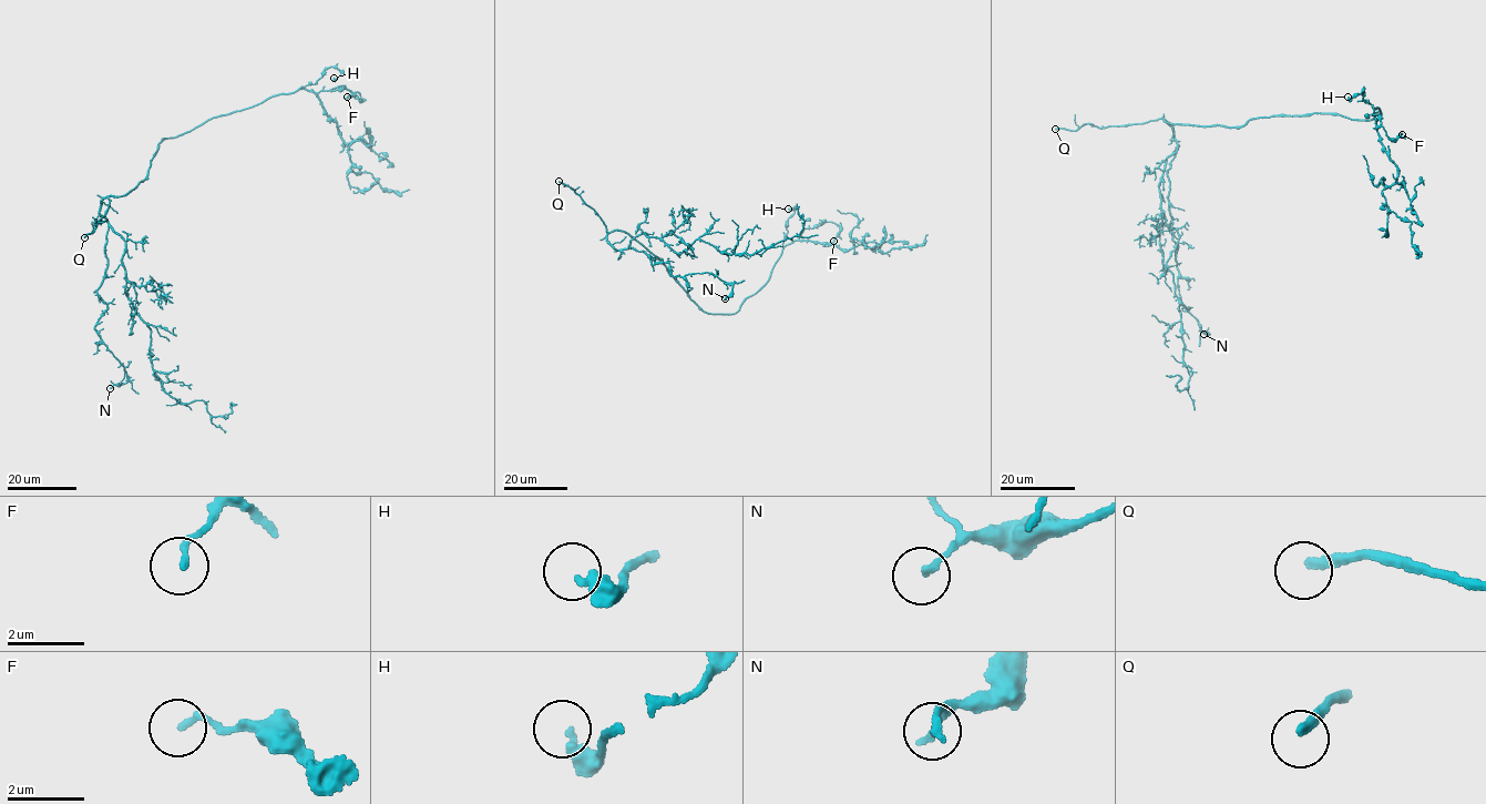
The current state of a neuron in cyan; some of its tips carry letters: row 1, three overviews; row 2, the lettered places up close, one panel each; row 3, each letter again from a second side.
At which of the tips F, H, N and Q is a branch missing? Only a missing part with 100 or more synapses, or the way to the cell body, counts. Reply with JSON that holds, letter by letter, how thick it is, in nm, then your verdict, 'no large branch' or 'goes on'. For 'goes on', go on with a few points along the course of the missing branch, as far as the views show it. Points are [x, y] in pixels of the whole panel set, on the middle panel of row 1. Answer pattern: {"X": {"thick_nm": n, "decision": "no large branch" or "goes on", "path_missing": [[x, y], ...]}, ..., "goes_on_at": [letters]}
{"F": {"thick_nm": 160, "decision": "no large branch"}, "H": {"thick_nm": 360, "decision": "no large branch"}, "N": {"thick_nm": 170, "decision": "no large branch"}, "Q": {"thick_nm": 220, "decision": "goes on", "path_missing": [[559, 181], [535, 169], [536, 172]]}, "goes_on_at": ["Q"]}

